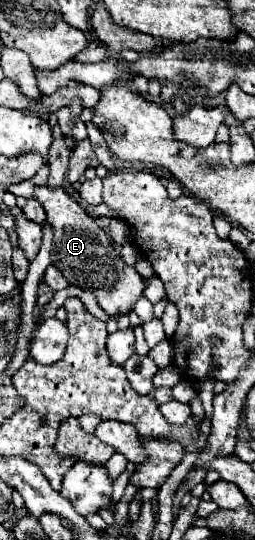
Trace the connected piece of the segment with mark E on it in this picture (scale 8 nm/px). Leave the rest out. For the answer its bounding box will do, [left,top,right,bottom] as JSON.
[34,185,144,315]

